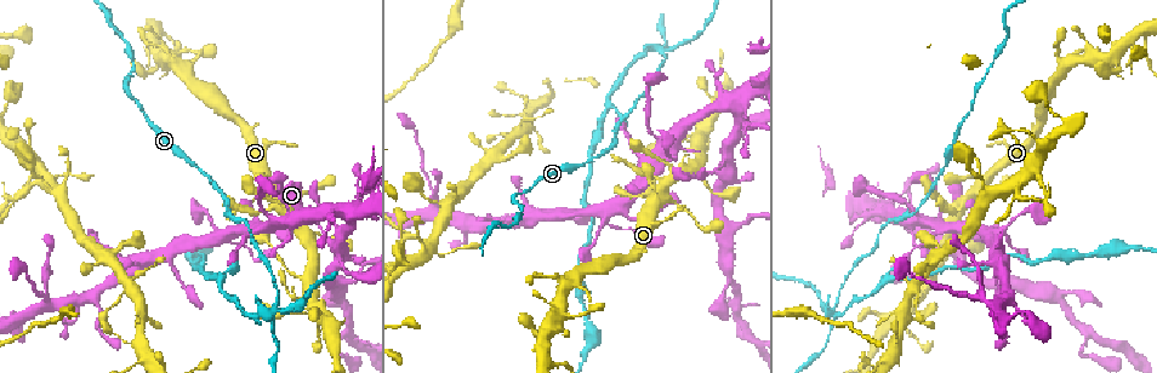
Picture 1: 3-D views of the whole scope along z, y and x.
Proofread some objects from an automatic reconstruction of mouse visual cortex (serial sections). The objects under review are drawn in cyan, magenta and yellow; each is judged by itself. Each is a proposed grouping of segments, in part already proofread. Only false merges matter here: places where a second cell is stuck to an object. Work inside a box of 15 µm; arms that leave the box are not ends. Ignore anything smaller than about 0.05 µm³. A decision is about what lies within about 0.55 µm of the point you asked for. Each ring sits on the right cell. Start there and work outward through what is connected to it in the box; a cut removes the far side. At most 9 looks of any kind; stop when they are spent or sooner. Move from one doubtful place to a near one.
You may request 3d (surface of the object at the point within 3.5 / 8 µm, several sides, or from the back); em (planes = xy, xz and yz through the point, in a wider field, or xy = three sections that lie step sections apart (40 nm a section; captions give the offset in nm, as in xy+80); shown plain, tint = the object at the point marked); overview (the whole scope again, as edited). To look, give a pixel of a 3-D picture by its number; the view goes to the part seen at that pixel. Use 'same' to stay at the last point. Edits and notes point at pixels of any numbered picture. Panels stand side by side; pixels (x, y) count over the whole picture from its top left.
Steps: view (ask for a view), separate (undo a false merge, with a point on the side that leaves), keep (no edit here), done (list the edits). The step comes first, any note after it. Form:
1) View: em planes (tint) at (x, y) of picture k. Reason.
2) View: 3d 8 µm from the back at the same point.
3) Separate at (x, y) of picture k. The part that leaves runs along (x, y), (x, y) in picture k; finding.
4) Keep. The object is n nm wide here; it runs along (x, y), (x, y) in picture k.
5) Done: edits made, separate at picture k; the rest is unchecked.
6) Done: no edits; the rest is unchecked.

View: 3d 3.5 µm at (728, 165) of picture 1. Abrupt turn.

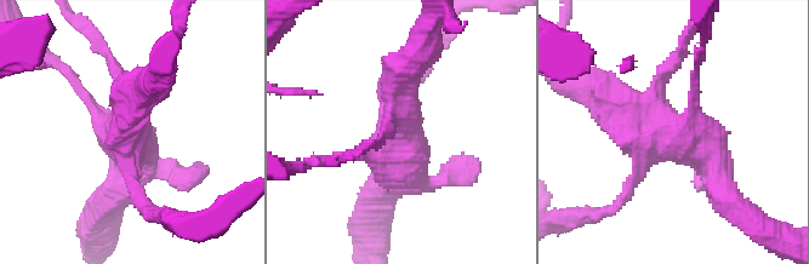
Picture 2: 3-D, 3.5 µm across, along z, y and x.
View: em xy step 3 (tint) at (391, 140) of picture 2.

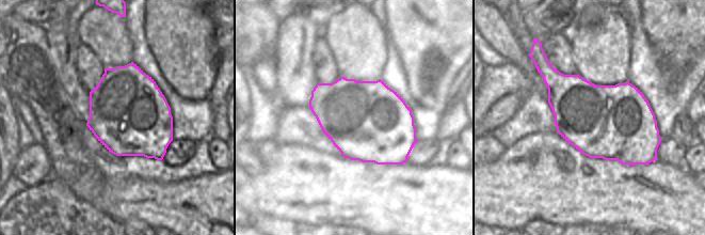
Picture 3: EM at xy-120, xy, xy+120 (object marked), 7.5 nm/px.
View: em xy step 1 (tint) at the same point.

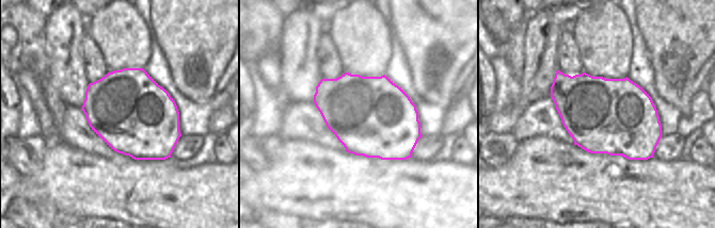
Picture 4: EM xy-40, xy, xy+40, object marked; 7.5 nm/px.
Keep. It runs along (355, 156), (399, 135), (415, 59) in picture 2; all the same cell.

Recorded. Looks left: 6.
View: 3d 3.5 µm at (735, 108) of picture 1. Four or more arms meet.

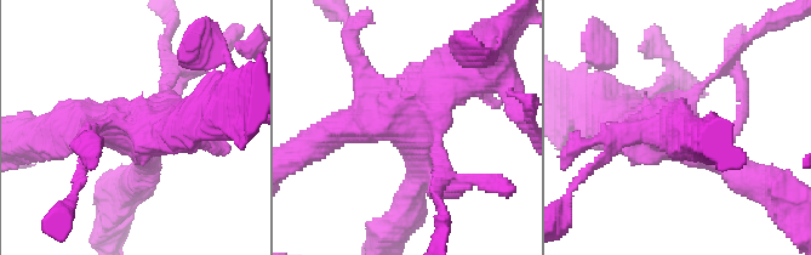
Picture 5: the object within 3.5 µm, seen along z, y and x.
View: em xy step 1 (tint) at (411, 131) of picture 5. Need the tissue.

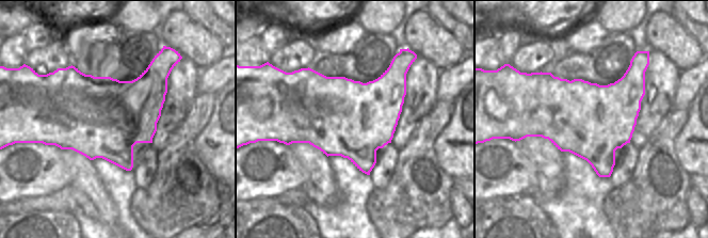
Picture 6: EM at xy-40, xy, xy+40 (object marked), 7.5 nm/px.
Keep. All the same cell.

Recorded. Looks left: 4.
View: 3d 3.5 µm at (272, 308) of picture 1. Four or more arms meet.

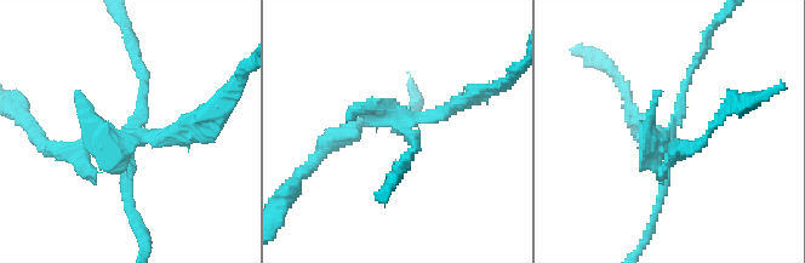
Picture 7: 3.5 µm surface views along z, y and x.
View: em xy step 2 (tint) at (405, 126) of picture 7. Now the EM.

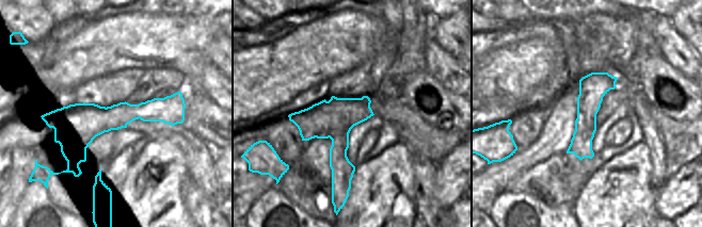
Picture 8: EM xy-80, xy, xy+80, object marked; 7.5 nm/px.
Separate at (184, 139) of picture 7. The part that leaves runs along (119, 143), (93, 170), (41, 139) in picture 7; two cells meet here.

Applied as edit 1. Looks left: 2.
Done: edits made, separate at picture 7; the rest is unchecked.

